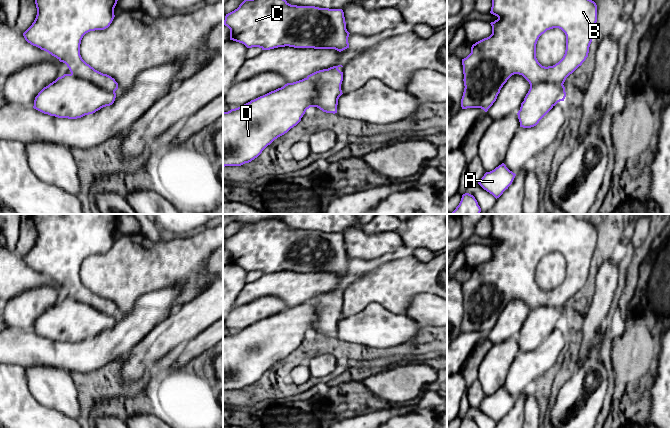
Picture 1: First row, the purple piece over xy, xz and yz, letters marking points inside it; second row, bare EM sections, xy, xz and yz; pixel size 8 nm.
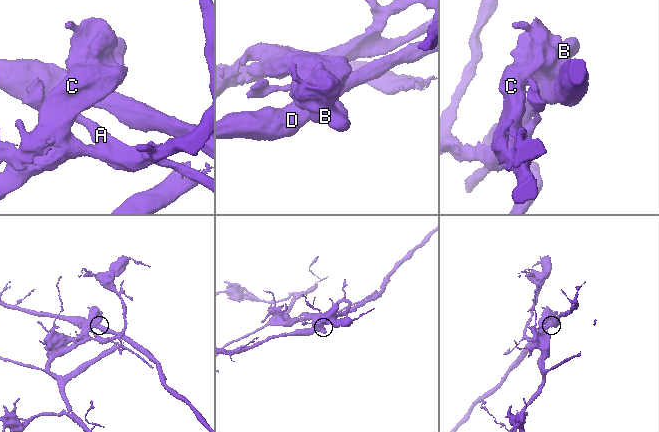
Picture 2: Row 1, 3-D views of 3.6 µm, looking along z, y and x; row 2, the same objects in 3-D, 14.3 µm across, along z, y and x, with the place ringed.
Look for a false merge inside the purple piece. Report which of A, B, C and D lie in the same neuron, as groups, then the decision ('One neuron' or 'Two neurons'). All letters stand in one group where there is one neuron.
Groups: A B C / D. Two neurons

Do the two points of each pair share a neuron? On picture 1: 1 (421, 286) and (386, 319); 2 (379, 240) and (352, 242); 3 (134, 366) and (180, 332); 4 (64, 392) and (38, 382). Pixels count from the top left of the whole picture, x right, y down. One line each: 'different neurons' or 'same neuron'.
1: different neurons
2: same neuron
3: same neuron
4: same neuron

